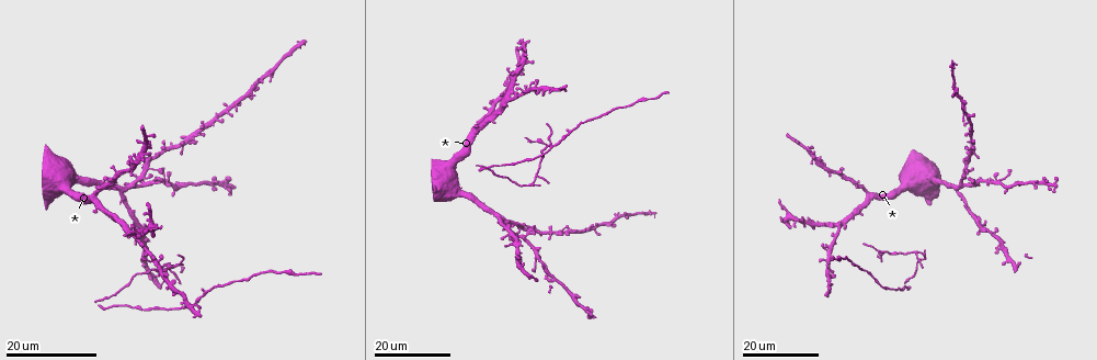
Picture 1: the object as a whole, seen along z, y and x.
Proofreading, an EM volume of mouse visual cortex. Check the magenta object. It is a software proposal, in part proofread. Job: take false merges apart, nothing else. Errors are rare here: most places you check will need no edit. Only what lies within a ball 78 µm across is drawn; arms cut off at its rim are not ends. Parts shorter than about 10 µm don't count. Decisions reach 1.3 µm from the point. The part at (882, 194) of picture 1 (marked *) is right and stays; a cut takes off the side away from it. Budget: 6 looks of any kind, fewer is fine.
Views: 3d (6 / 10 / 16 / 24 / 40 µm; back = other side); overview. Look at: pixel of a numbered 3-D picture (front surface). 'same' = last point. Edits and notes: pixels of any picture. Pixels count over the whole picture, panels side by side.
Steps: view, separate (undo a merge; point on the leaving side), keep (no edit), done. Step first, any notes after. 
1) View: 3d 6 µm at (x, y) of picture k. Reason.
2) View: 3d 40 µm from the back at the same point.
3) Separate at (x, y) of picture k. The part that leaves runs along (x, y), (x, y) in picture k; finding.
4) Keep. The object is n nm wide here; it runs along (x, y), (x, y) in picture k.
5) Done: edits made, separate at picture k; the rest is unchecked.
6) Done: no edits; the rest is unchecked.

View: 3d 24 µm at (958, 193) of picture 1.

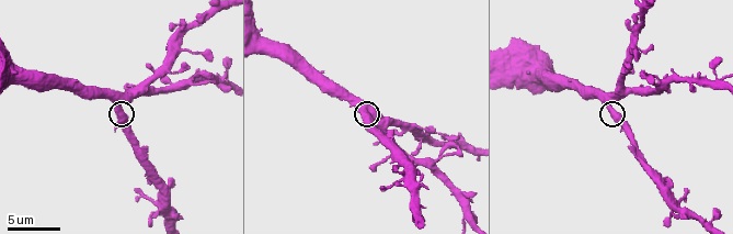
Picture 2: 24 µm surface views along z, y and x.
View: 3d 10 µm at (118, 107) of picture 2. Closer look.

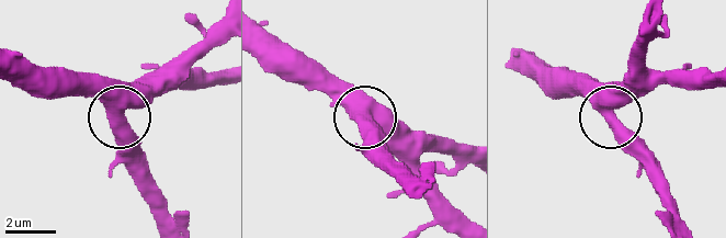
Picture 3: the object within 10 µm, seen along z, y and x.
View: 3d 6 µm at (610, 116) of picture 3.

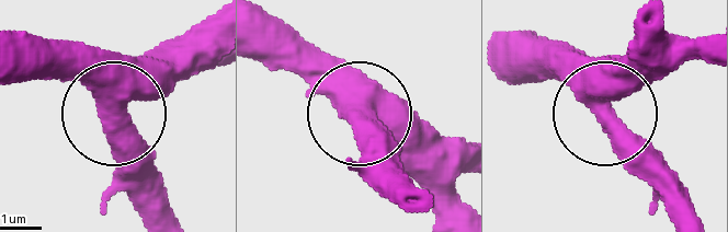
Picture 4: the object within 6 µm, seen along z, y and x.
Keep. Continuous, no second neuron.

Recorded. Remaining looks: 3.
View: 3d 16 µm at (220, 283) of picture 1.

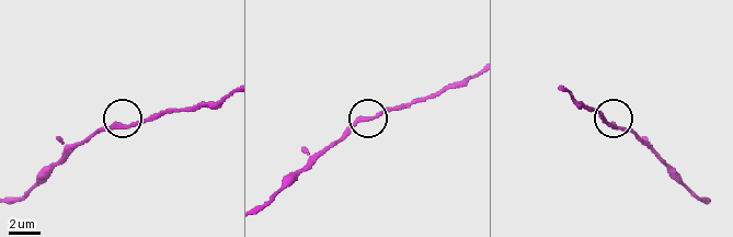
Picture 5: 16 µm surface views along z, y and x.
View: 3d 6 µm at (358, 120) of picture 5. Closer look.

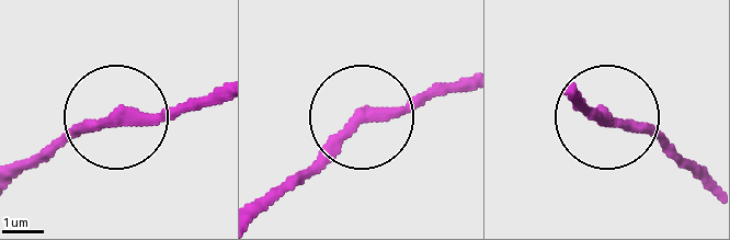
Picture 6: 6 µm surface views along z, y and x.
Keep. The side arm is 27 µm long; all the same neuron.

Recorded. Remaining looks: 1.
Done: no edits; the rest is unchecked.

